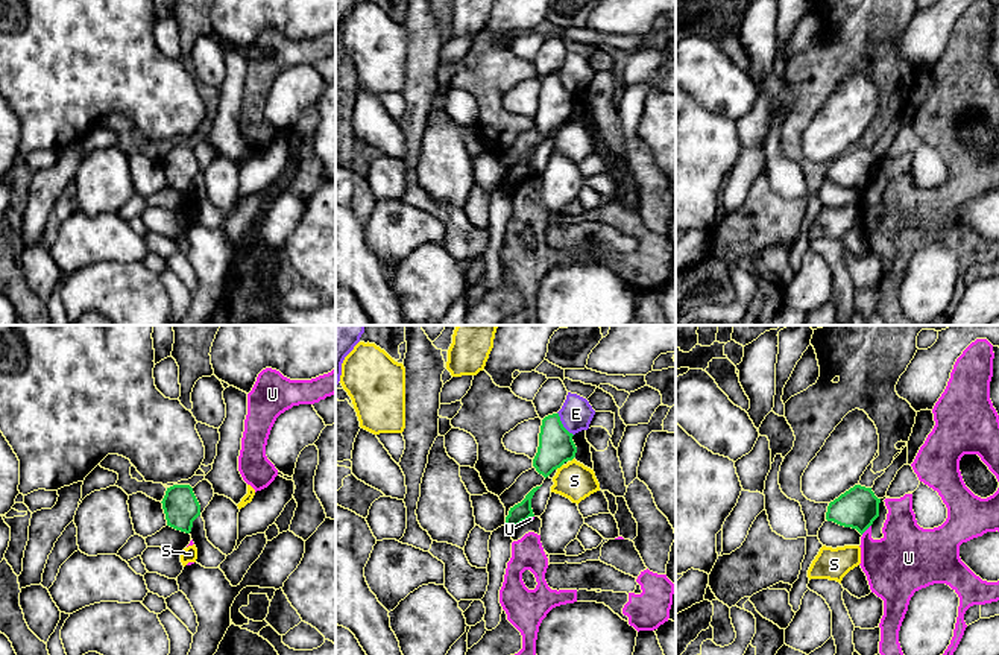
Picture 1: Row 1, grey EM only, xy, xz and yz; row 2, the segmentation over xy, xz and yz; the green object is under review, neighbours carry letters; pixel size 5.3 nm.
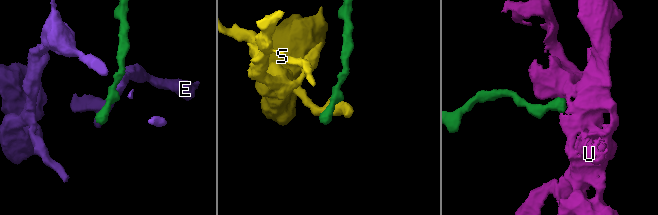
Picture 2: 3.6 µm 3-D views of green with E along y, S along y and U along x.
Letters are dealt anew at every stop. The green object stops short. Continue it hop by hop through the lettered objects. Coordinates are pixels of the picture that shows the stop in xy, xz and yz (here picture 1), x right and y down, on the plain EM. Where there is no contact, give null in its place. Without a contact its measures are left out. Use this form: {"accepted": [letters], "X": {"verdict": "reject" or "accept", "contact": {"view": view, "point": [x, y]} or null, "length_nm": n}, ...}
{"accepted": [], "E": {"verdict": "reject", "contact": {"view": "xz", "point": [562, 84]}, "length_nm": 150}, "S": {"verdict": "reject", "contact": {"view": "xz", "point": [559, 126]}, "length_nm": 50}, "U": {"verdict": "reject", "contact": {"view": "yz", "point": [866, 189]}, "length_nm": 80}}

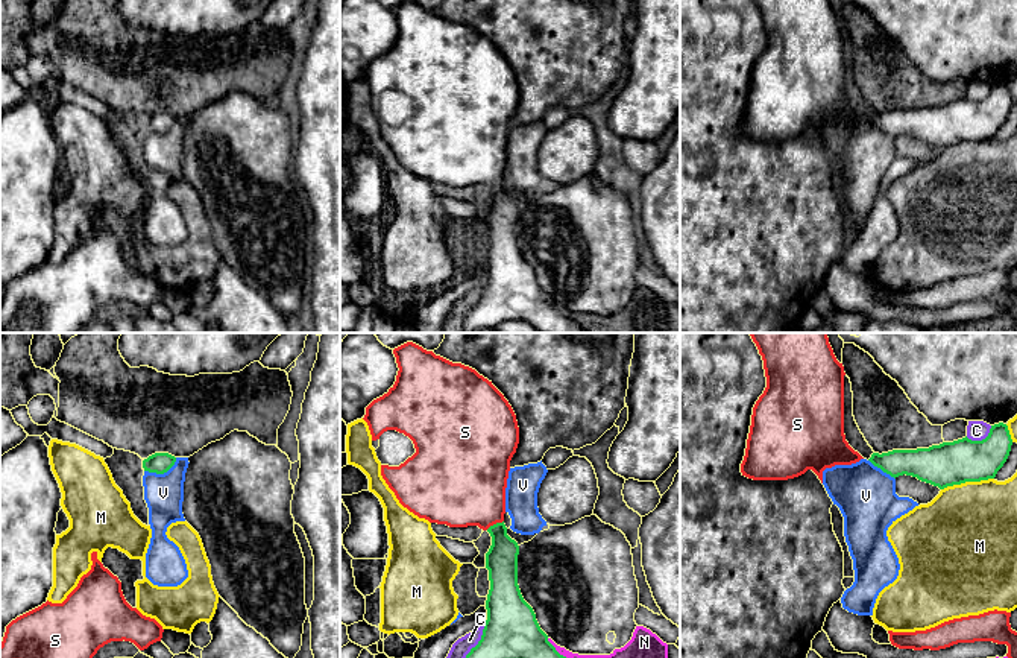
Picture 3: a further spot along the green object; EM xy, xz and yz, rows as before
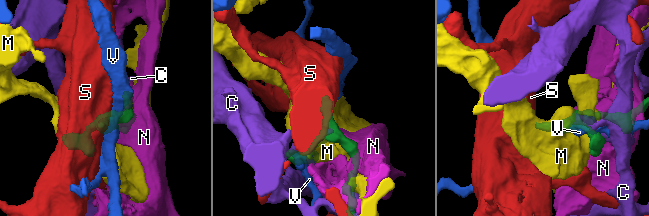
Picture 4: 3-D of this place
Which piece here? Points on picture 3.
{"accepted": ["S"], "C": {"verdict": "reject", "contact": {"view": "xz", "point": [471, 309]}, "length_nm": 280}, "M": {"verdict": "reject", "contact": {"view": "yz", "point": [967, 140]}, "length_nm": 280}, "N": {"verdict": "reject", "contact": {"view": "xz", "point": [565, 316]}, "length_nm": 280}, "S": {"verdict": "accept", "contact": {"view": "xz", "point": [494, 184]}, "length_nm": 110}, "V": {"verdict": "reject", "contact": {"view": "xy", "point": [161, 132]}, "length_nm": 190}}

